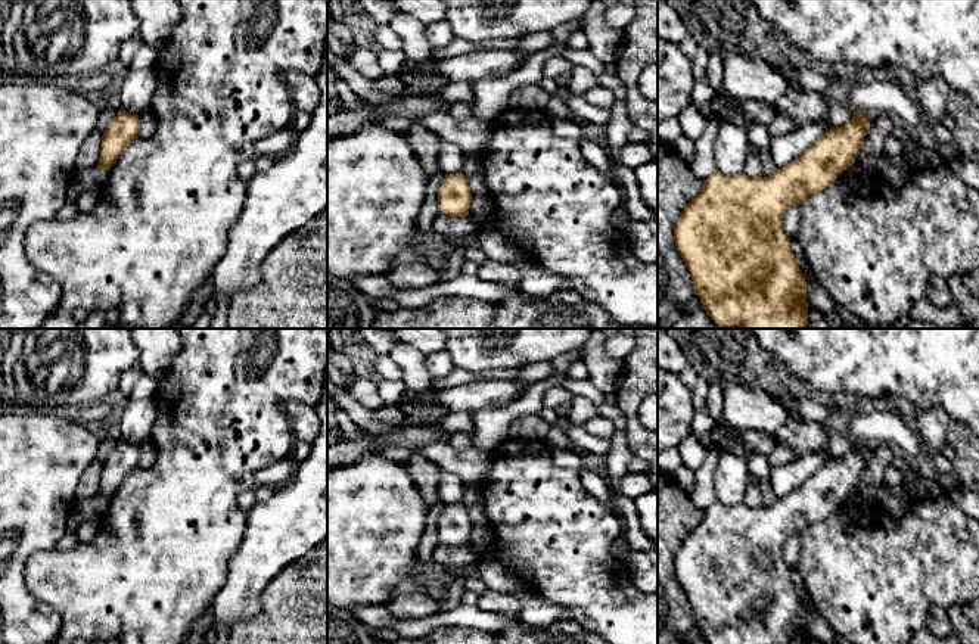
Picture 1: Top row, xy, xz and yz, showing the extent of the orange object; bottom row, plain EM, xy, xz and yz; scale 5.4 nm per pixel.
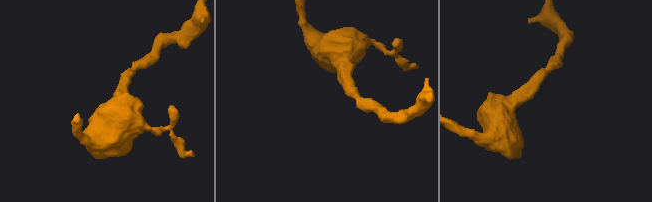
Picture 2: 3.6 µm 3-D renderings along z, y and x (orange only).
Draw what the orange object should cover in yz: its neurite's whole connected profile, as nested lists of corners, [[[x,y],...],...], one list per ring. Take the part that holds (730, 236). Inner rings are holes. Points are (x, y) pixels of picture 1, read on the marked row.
[[[854,112],[843,127],[832,127],[799,158],[770,177],[724,175],[715,171],[683,209],[674,240],[694,283],[702,308],[718,324],[740,329],[806,329],[806,281],[783,233],[786,211],[826,190],[855,164],[874,116]]]

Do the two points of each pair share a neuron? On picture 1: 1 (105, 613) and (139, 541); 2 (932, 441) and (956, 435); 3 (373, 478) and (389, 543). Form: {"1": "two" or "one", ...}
{"1": "one", "2": "two", "3": "one"}

